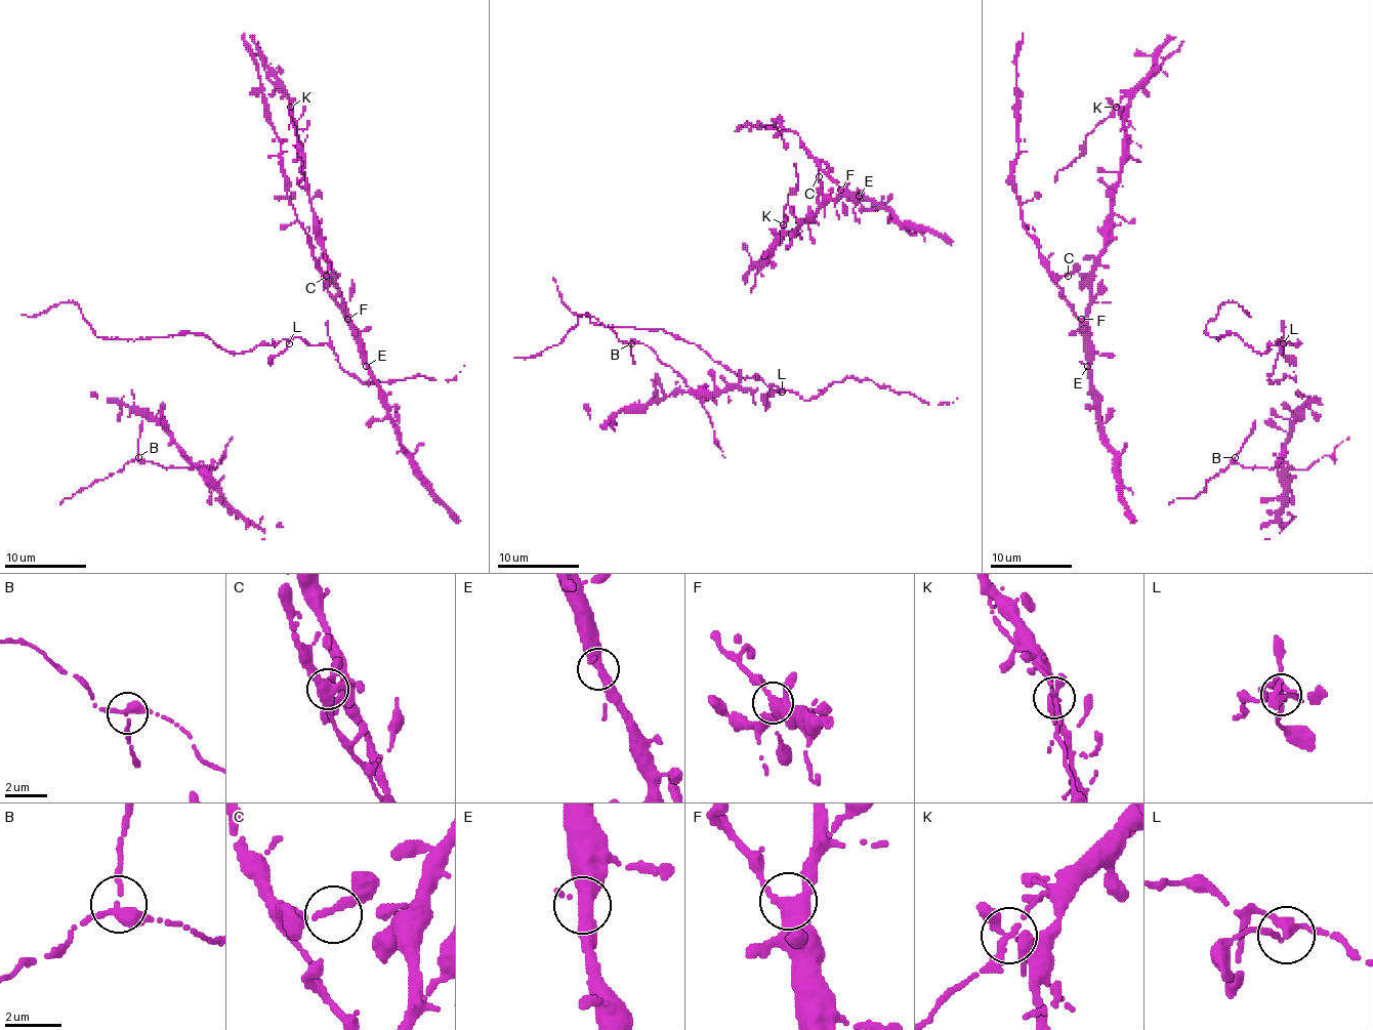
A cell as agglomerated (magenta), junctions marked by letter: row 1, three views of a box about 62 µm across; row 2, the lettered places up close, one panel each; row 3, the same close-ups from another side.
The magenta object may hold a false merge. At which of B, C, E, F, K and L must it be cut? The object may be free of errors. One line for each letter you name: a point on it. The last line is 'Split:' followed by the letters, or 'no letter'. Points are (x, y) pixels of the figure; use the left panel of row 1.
K: place (290, 107)
Split: K

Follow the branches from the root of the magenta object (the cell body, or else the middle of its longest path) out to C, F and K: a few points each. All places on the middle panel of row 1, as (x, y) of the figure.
C: (861, 198), (848, 196), (819, 166), (819, 176)
F: (861, 198), (846, 196), (840, 190)
K: (861, 198), (831, 198), (792, 233), (786, 231), (784, 224)

